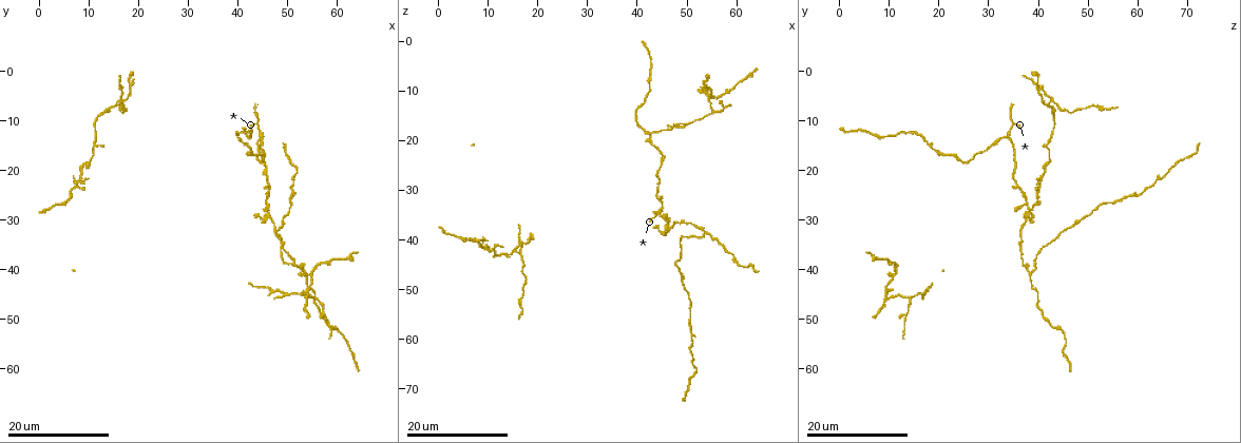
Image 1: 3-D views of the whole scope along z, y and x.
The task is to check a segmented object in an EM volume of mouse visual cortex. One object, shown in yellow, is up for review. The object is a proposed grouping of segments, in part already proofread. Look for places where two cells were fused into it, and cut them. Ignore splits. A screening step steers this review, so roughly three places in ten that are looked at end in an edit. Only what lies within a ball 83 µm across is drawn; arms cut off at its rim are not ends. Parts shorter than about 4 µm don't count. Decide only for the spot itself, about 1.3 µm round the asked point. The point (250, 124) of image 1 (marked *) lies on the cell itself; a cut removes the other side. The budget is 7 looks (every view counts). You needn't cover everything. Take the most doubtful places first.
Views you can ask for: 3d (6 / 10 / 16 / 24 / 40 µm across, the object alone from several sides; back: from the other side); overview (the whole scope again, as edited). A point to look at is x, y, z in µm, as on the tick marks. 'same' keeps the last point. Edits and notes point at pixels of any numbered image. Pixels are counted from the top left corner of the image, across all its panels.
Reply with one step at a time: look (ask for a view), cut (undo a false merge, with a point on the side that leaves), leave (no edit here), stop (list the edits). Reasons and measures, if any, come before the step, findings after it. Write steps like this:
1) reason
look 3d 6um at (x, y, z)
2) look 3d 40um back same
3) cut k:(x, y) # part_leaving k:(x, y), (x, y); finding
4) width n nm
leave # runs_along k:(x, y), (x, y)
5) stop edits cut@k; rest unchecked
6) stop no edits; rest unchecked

three-way junction
look 3d 24um at (54.0, 46.0, 9.5)

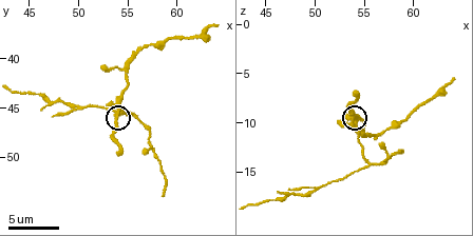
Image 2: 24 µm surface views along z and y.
zoom in
look 3d 6um at (54.0, 45.8, 9.2)

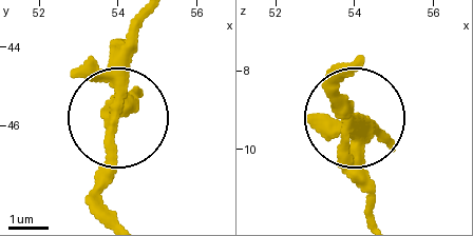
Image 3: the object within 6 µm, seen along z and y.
leave # runs_along 3:(375, 209), (345, 138), (355, 118), (335, 71); continuous, no second cell

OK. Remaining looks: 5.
a fork
look 3d 24um at (43.5, 10.5, 35.0)

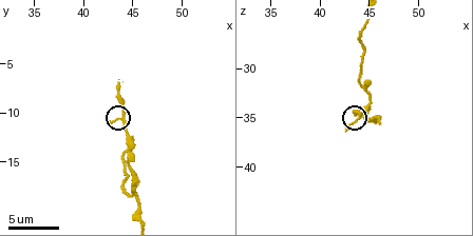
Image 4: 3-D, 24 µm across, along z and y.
zoom in
look 3d 6um at (44.2, 10.4, 34.8)

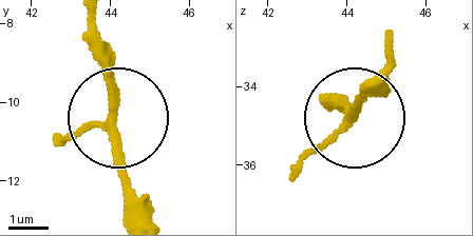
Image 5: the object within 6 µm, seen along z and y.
side_arm 5 um; arms 3
leave # continuous, no second cell

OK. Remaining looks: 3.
three arms meet
look 3d 16um at (55.4, 45.8, 14.0)

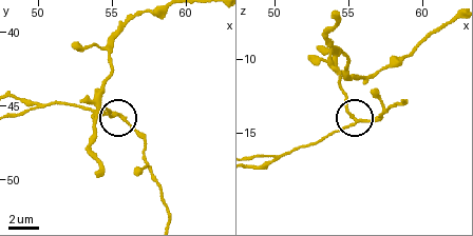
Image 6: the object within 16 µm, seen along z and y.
cut 6:(333, 131) # part_leaving 6:(352, 122), (319, 140), (254, 164); two cells meet here

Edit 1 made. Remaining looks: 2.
look 3d 16um at (46.5, 23.0, 35.5)

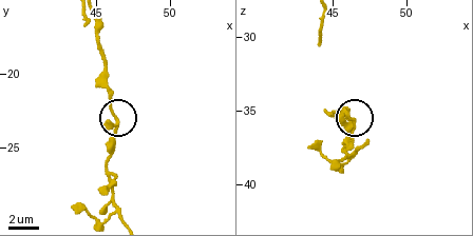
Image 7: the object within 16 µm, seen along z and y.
look 3d 6um same

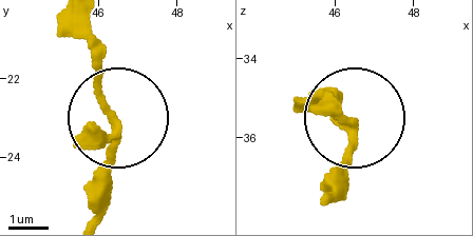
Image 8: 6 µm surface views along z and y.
arms 4
leave # one cell here

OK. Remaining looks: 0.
stop edits cut@6; rest unchecked

